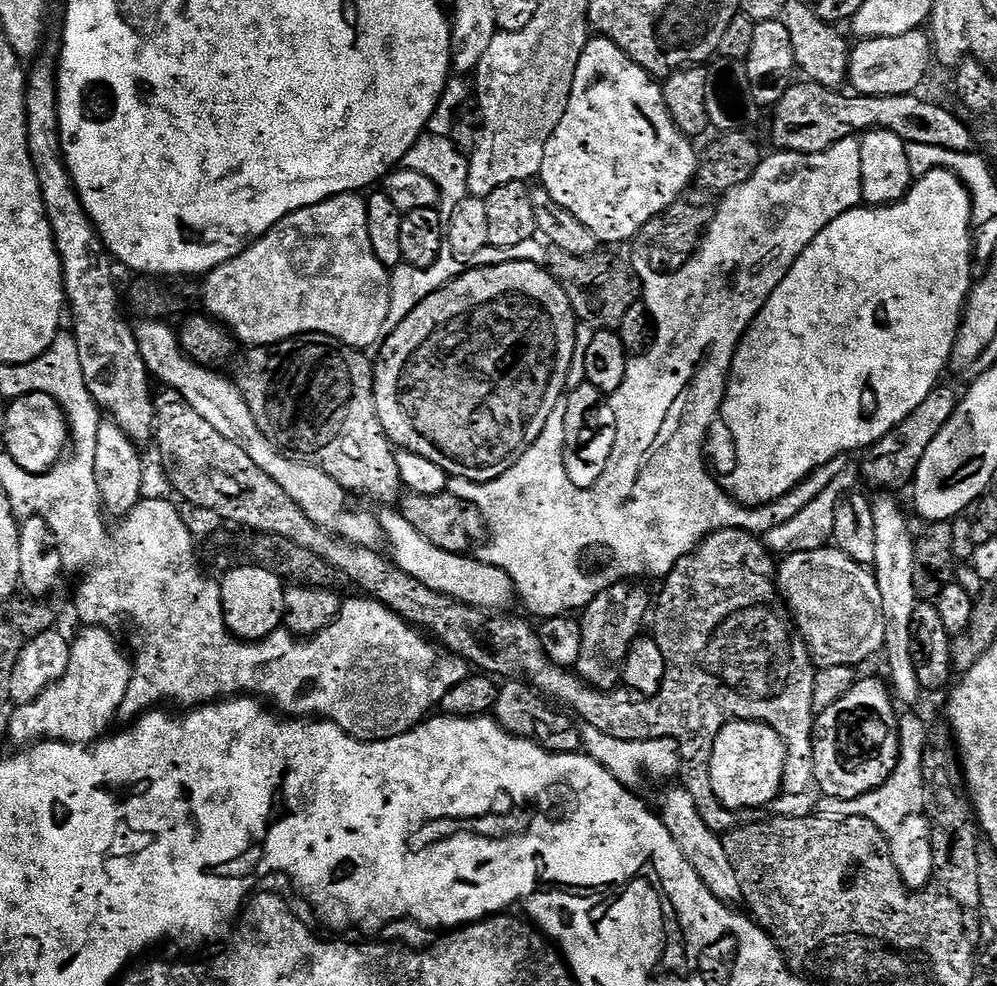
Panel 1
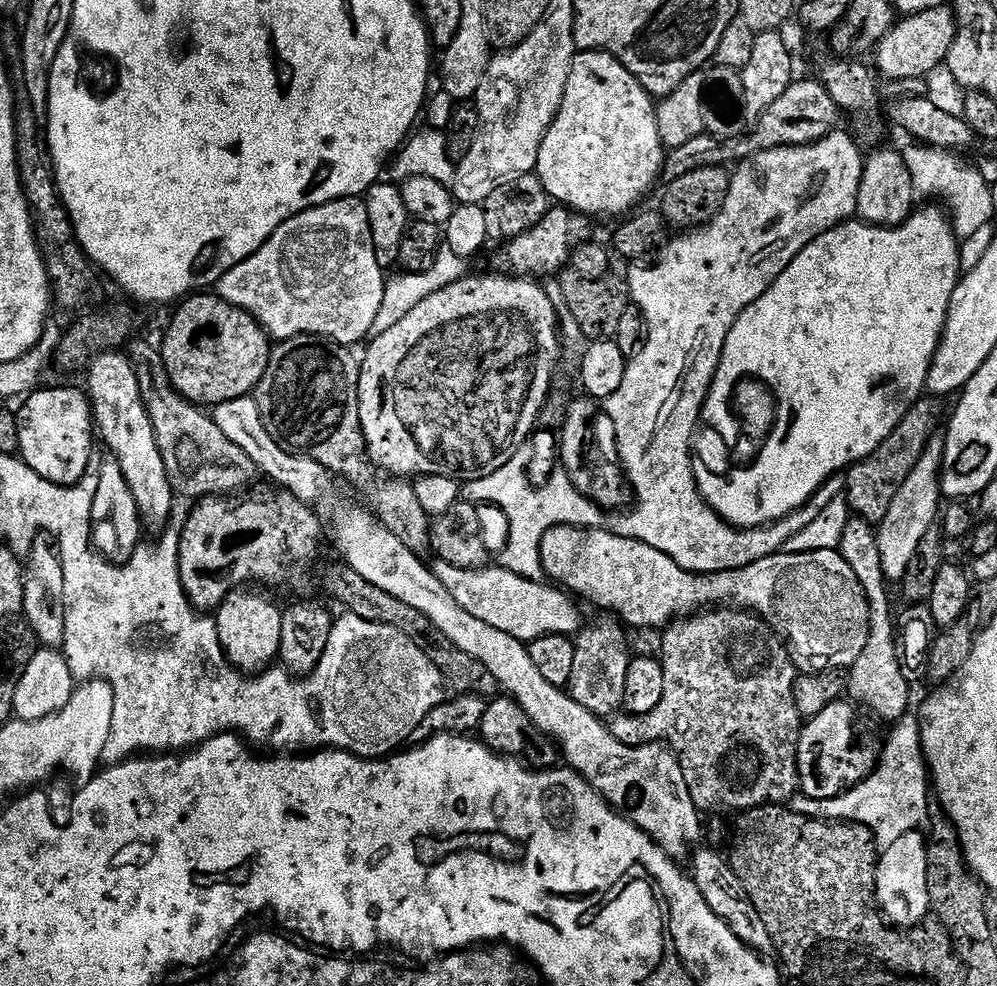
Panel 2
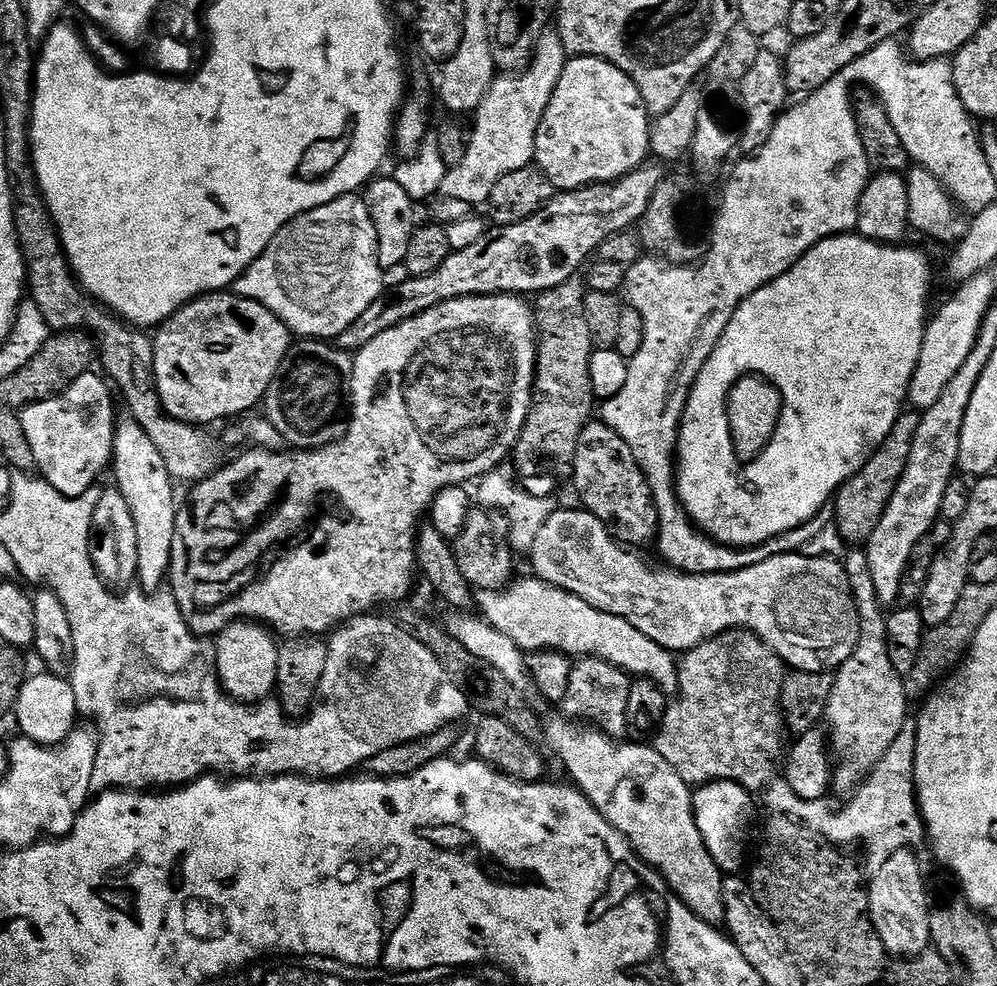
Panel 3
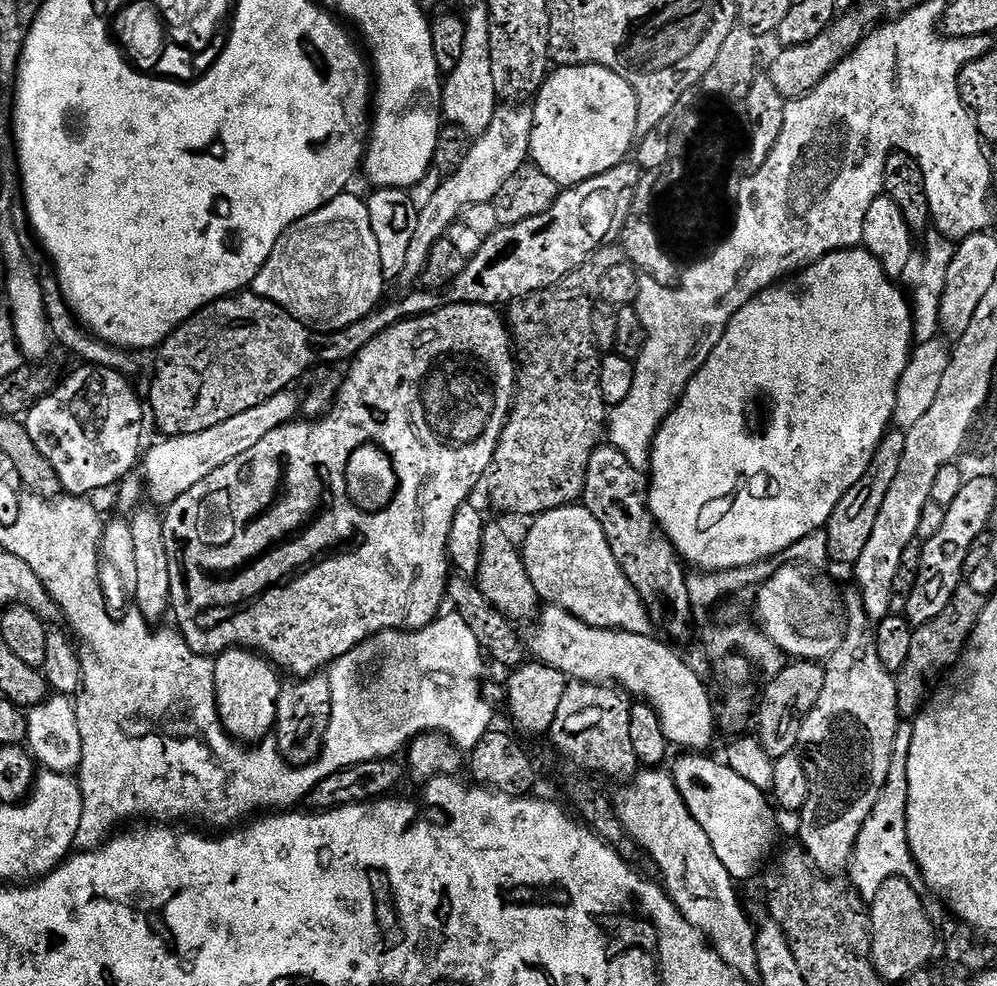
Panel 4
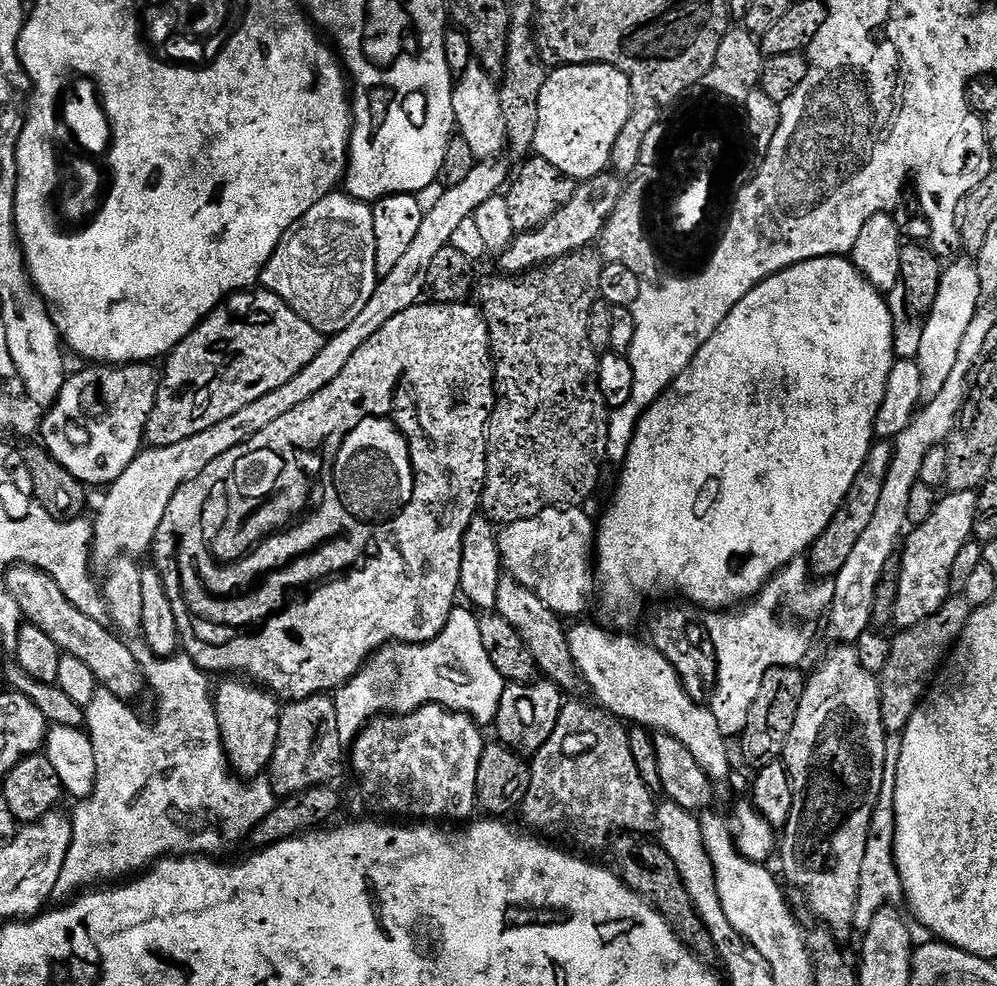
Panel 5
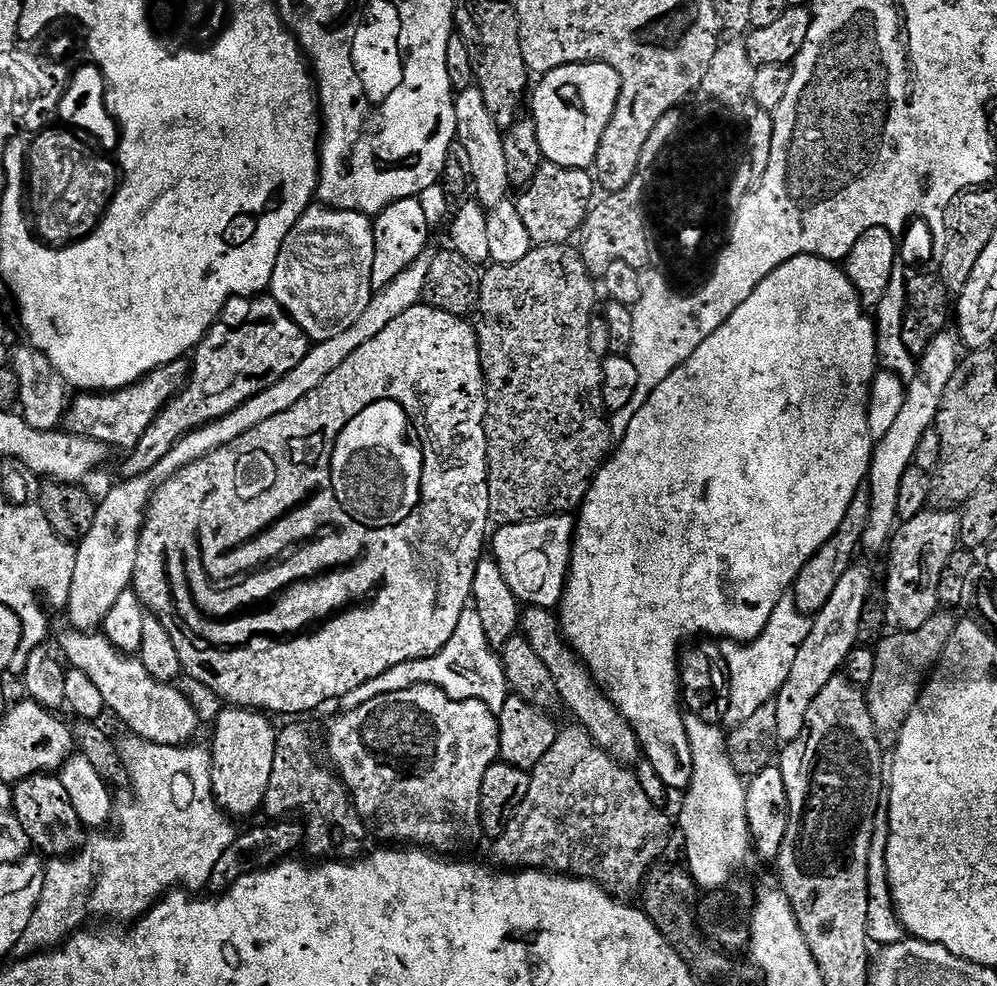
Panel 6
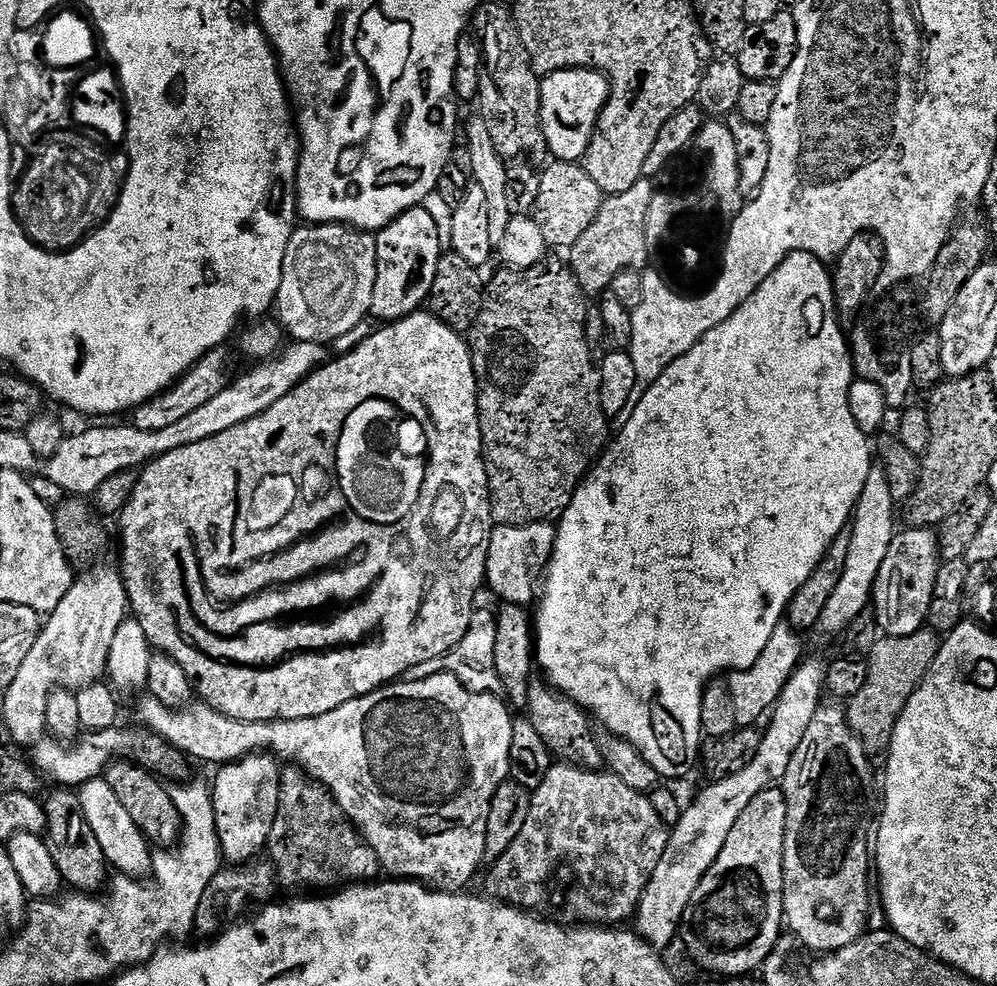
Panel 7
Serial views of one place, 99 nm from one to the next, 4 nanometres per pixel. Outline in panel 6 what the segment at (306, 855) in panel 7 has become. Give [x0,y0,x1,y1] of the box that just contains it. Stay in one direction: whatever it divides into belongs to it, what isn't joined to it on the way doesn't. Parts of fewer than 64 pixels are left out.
[263,722,370,862]

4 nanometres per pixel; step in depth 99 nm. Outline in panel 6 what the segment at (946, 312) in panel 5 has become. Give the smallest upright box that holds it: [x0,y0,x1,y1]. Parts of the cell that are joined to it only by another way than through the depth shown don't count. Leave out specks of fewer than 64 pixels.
[862,330,962,553]

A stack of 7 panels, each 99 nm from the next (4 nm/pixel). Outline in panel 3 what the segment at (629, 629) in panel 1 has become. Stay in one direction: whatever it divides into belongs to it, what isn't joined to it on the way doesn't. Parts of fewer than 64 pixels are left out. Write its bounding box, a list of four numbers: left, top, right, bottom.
[562,656,632,737]

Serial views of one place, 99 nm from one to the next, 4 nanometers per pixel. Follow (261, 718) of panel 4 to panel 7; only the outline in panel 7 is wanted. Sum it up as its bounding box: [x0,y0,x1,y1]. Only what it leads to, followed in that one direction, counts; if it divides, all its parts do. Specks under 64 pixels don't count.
[210,754,281,865]

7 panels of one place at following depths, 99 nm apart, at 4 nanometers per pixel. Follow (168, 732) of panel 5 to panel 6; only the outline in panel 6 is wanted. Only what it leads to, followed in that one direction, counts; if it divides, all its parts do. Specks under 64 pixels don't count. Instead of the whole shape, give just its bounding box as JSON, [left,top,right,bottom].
[15,738,238,957]

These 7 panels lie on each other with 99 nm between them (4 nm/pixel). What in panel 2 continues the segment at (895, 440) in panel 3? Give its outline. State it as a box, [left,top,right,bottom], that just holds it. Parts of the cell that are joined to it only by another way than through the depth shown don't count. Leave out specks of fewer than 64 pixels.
[846,394,946,526]

